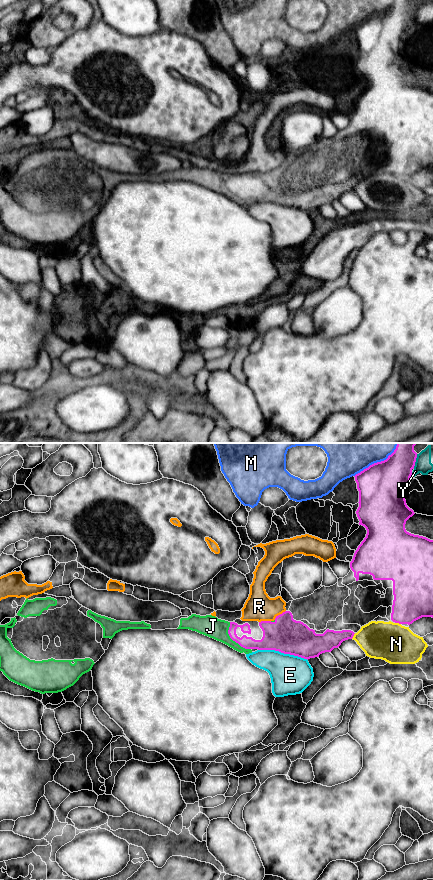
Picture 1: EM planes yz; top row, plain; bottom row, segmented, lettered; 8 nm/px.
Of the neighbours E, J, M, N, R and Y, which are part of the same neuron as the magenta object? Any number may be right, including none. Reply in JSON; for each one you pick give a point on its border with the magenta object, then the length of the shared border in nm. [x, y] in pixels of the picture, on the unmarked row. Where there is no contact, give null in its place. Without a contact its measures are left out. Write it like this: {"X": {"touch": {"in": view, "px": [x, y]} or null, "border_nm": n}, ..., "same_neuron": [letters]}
{"J": {"touch": {"in": "yz", "px": [233, 192]}, "border_nm": 280}, "same_neuron": ["J"]}

